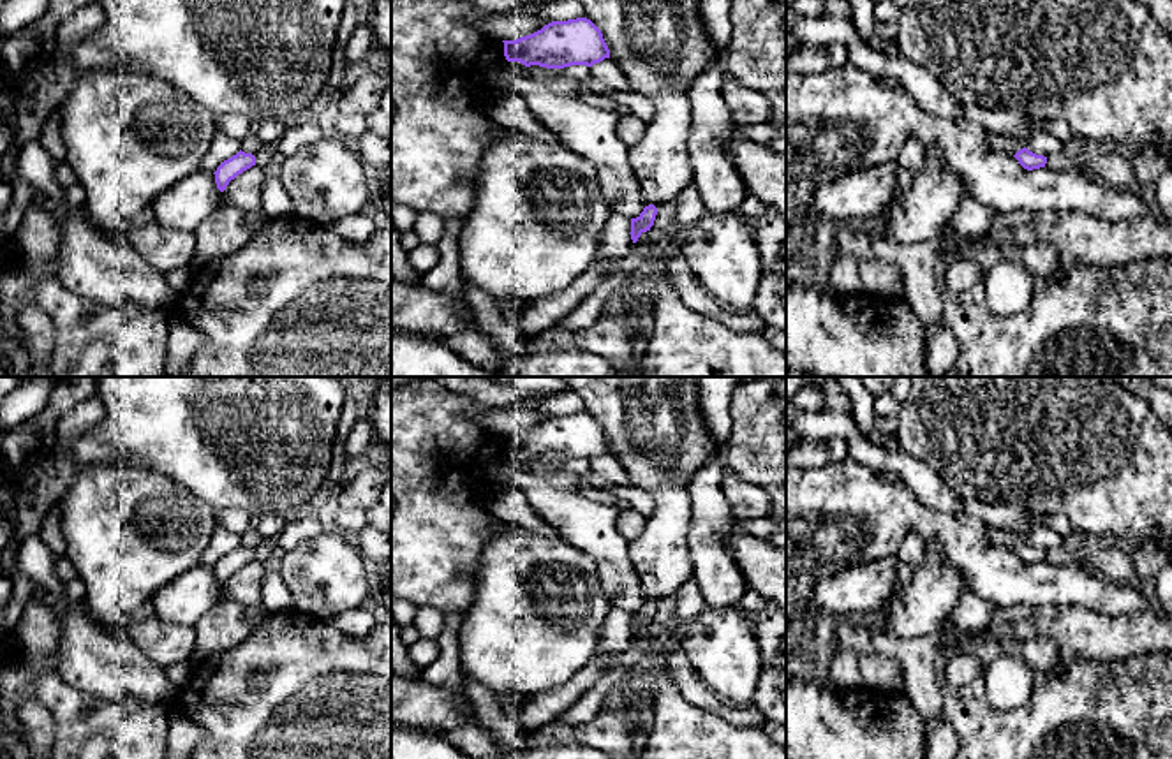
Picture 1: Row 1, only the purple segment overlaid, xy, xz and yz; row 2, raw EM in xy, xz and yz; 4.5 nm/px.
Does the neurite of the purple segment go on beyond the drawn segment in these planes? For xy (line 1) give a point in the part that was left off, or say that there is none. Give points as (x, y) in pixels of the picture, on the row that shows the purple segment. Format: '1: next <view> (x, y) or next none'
1: next none

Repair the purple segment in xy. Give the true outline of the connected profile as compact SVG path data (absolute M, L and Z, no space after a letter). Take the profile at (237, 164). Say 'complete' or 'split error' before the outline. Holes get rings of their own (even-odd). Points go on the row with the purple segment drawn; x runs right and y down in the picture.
complete | M240 150L236 155L224 160L213 173L217 188L224 192L231 180L234 180L238 174L250 169L252 166L256 166L256 157Z

